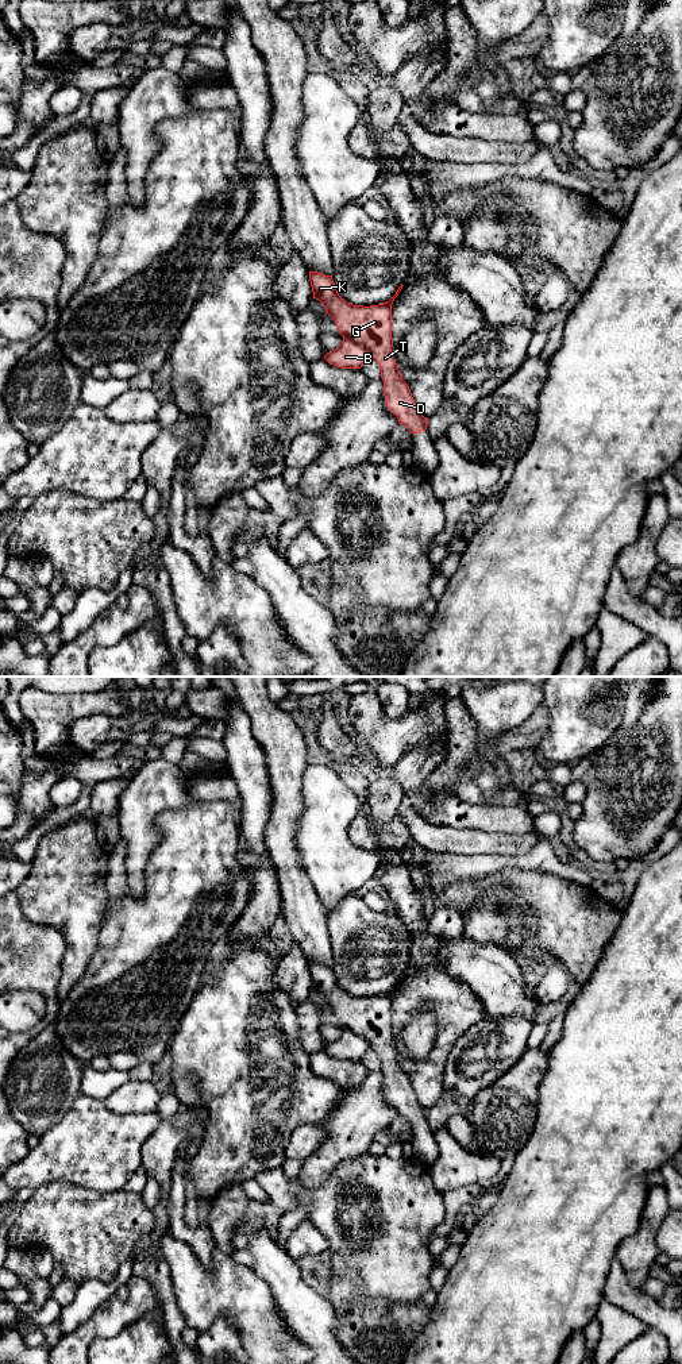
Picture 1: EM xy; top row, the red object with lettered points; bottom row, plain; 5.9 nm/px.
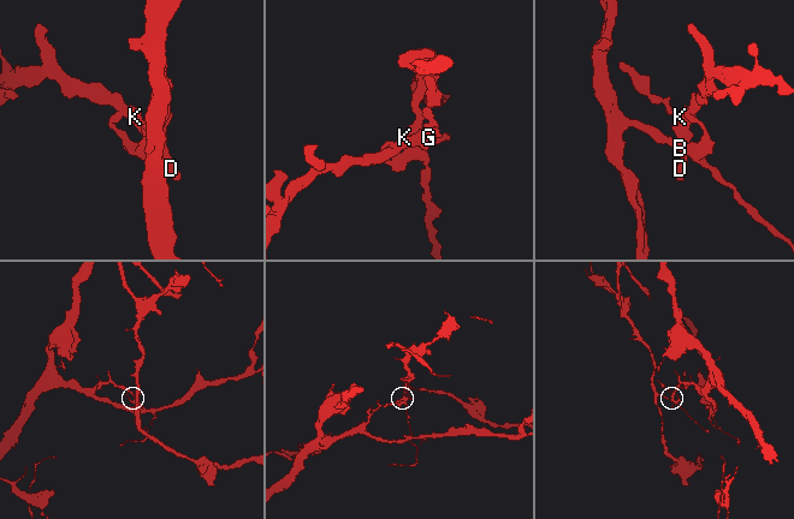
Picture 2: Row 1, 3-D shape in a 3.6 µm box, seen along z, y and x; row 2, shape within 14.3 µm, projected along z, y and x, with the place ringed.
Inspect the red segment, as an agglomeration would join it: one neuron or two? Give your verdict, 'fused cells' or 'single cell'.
fused cells

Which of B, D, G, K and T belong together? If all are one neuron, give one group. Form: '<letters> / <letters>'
B / D G K T

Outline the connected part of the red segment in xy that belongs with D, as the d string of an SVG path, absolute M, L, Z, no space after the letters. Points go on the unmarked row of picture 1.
M309 963L309 972L313 990L324 997L325 1005L332 1009L339 1025L362 1036L379 1056L389 1102L411 1125L425 1122L427 1109L419 1103L411 1080L402 1071L398 1056L392 1047L392 995L404 976L389 993L363 998L348 995L342 990L332 967Z

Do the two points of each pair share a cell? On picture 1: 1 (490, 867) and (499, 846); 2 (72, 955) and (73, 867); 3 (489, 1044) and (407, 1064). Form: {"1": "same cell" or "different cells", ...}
{"1": "different cells", "2": "same cell", "3": "different cells"}

